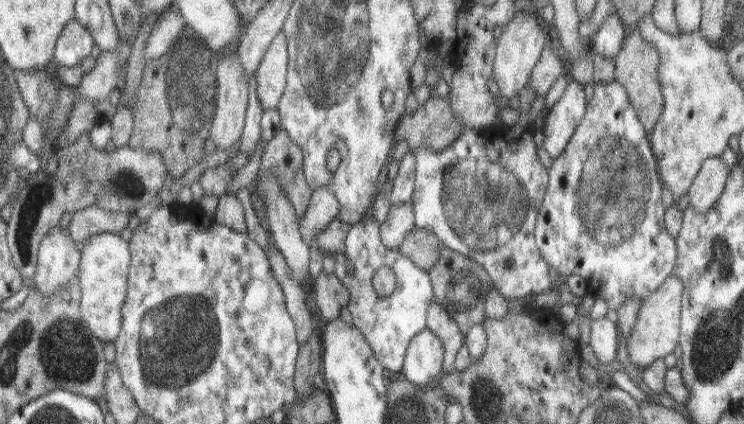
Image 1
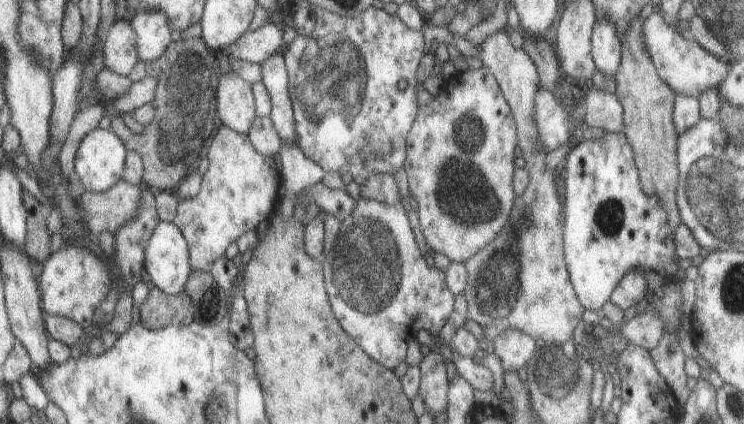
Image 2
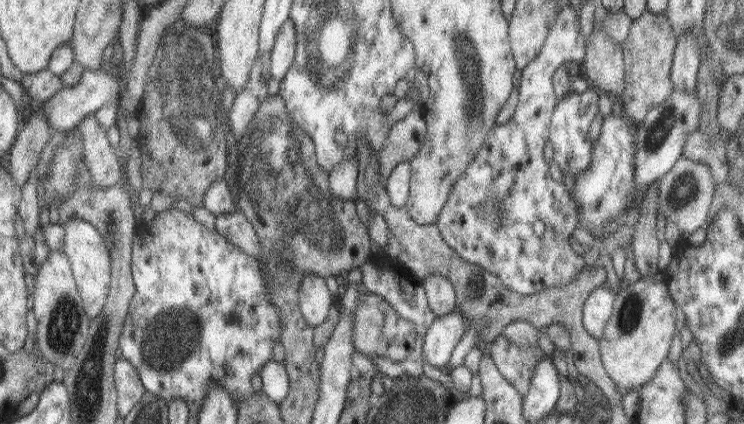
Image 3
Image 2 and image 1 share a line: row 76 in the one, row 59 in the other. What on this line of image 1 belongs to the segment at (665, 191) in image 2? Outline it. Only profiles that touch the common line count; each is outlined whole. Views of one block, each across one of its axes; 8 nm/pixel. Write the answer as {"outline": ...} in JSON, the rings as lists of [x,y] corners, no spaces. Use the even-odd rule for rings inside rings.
{"outline":[[[631,28],[631,36],[627,36],[623,40],[623,46],[615,56],[615,80],[623,84],[623,90],[627,92],[627,96],[629,96],[633,108],[637,110],[639,120],[647,128],[647,132],[651,132],[657,126],[657,122],[665,110],[665,98],[661,94],[661,82],[657,78],[659,64],[661,64],[661,60],[659,60],[657,48],[653,48],[653,44],[649,44],[645,40],[645,36],[641,36],[641,32],[637,32],[637,28]]]}

